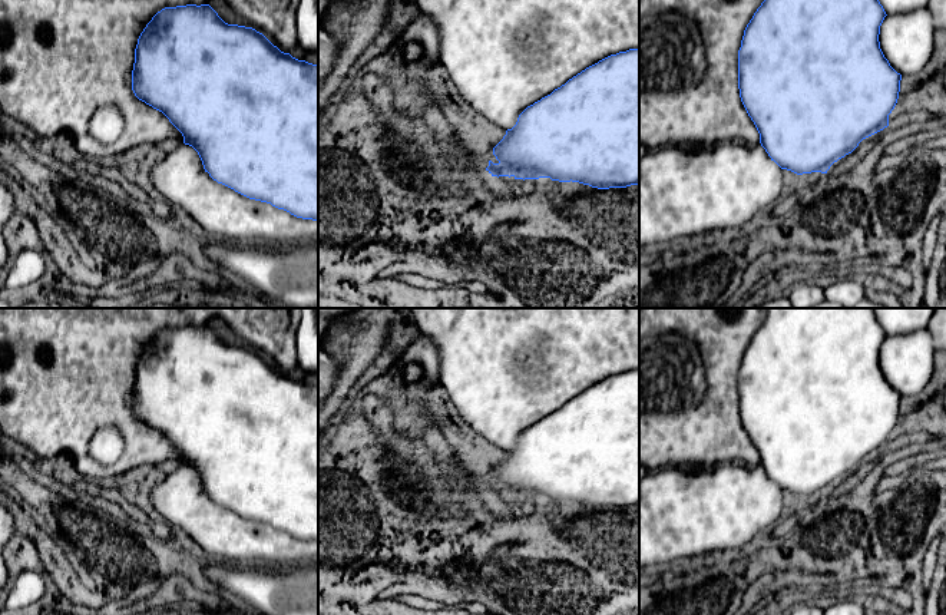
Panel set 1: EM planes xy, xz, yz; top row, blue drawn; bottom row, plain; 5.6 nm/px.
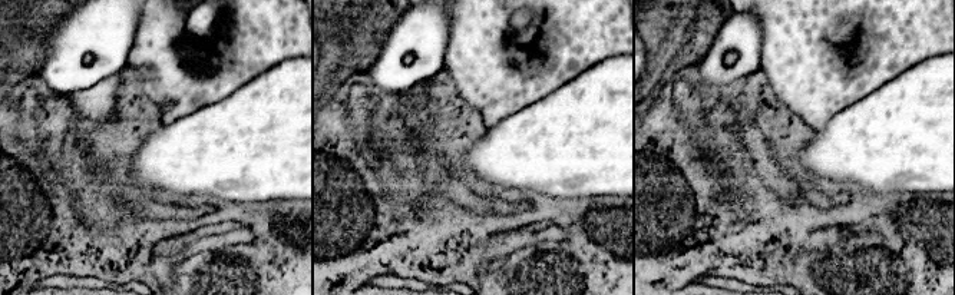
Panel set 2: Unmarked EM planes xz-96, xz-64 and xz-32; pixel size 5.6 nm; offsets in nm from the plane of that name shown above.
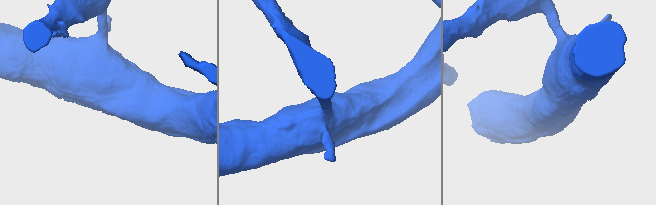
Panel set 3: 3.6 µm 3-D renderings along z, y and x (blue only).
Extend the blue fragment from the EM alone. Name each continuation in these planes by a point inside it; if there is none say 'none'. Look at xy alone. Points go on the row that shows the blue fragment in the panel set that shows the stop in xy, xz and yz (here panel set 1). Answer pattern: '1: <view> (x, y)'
none

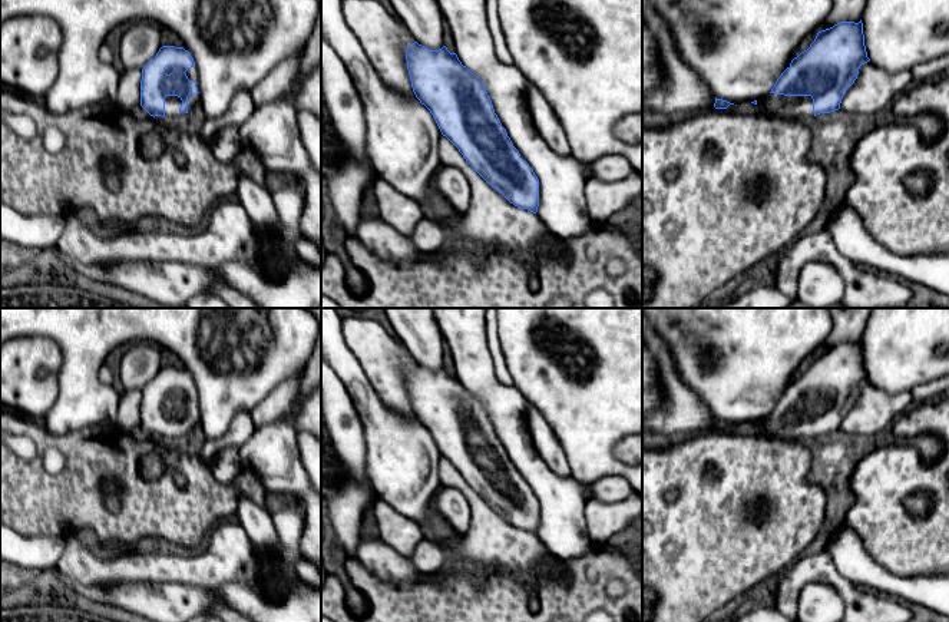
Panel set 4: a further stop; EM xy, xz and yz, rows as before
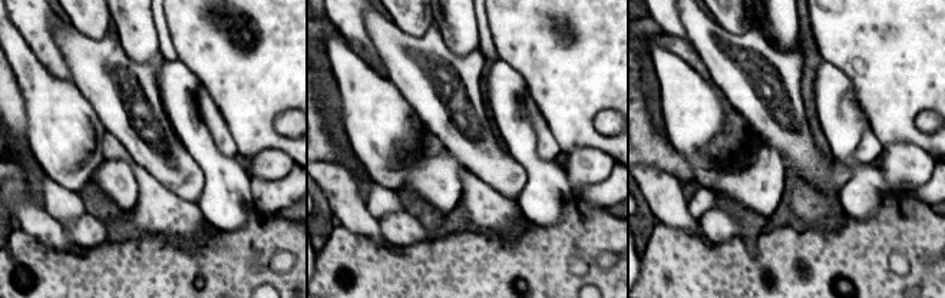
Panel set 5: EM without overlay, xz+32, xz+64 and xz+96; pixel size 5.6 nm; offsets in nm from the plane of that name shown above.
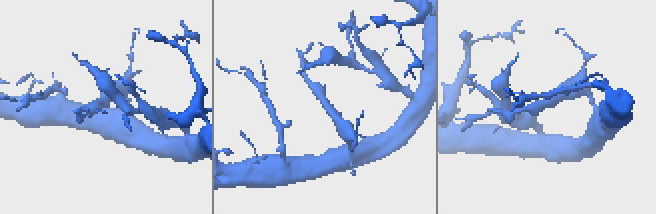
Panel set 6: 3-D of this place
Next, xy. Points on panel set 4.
1: xy (172, 103)

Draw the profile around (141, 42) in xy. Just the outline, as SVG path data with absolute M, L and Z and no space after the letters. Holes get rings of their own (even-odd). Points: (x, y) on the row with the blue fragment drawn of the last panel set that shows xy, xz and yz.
M133 21L122 34L118 54L125 69L139 69L156 56L162 26L151 21Z

